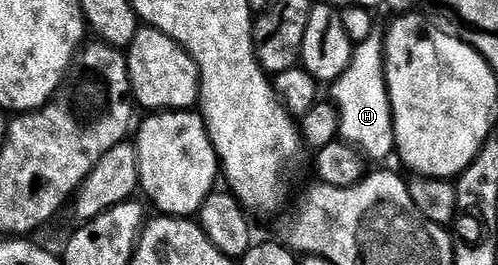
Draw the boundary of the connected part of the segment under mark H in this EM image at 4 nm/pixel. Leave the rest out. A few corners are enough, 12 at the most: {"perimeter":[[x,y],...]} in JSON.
{"perimeter":[[385,32],[329,86],[339,138],[370,161],[395,152]]}

